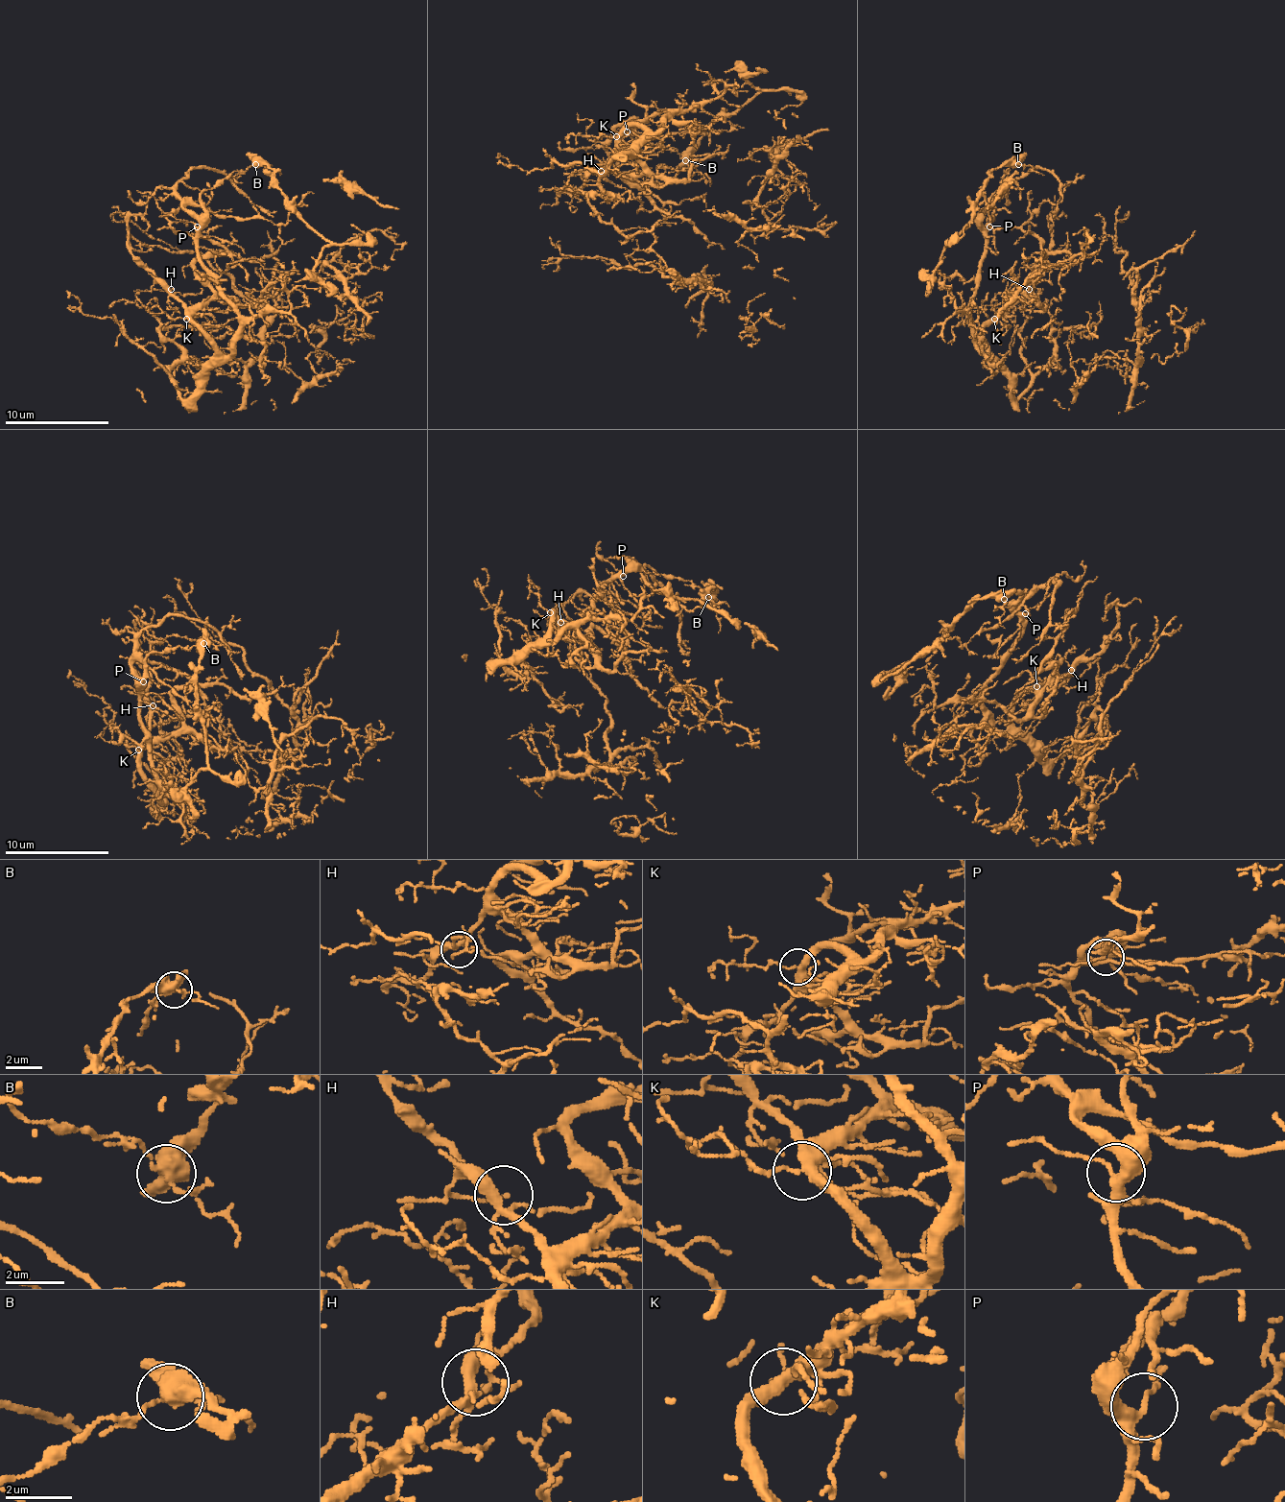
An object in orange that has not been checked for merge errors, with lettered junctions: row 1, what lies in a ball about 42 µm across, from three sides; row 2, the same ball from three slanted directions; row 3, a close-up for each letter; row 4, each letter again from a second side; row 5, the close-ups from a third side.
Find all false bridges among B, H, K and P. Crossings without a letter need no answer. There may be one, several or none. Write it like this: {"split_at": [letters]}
{"split_at": ["B"]}

